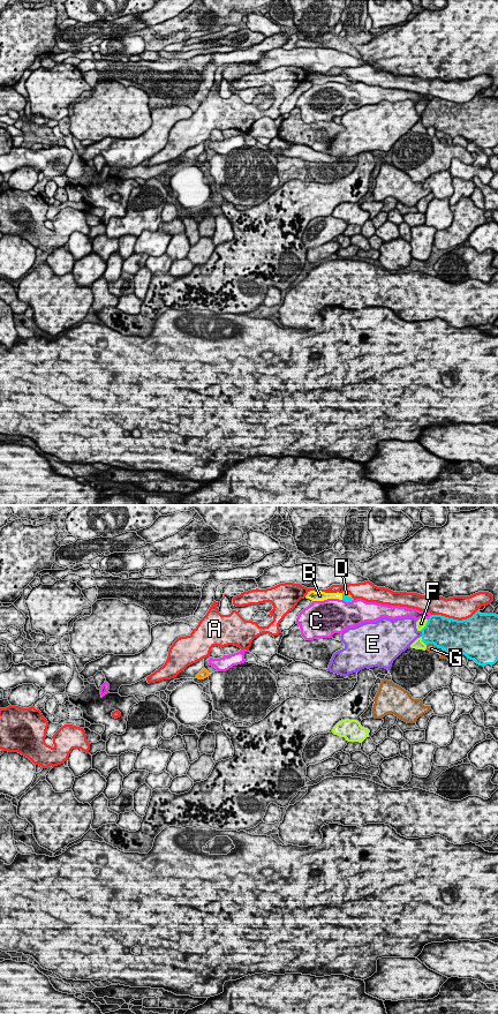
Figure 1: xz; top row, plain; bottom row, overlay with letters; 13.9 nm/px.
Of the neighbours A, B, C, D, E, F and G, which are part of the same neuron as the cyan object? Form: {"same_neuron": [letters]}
{"same_neuron": ["B"]}

